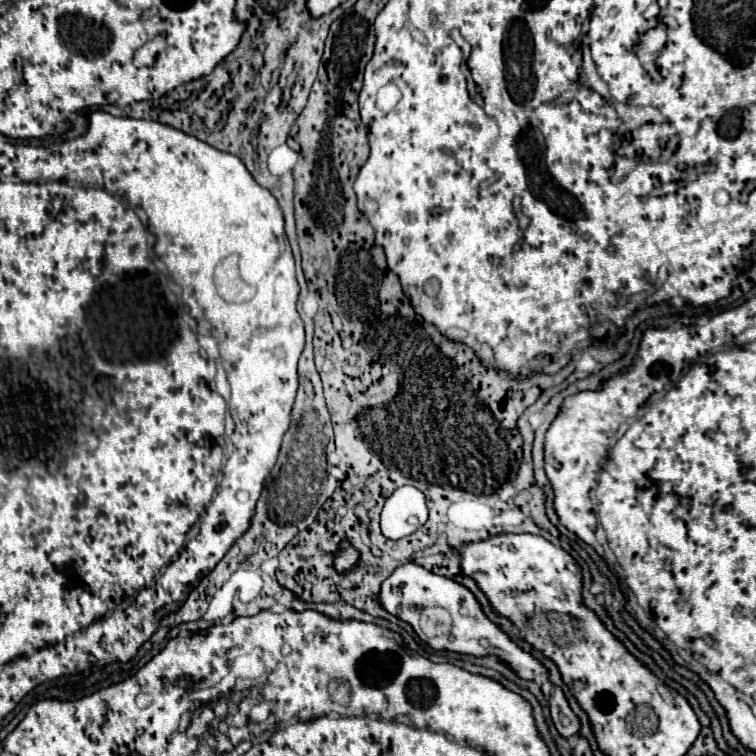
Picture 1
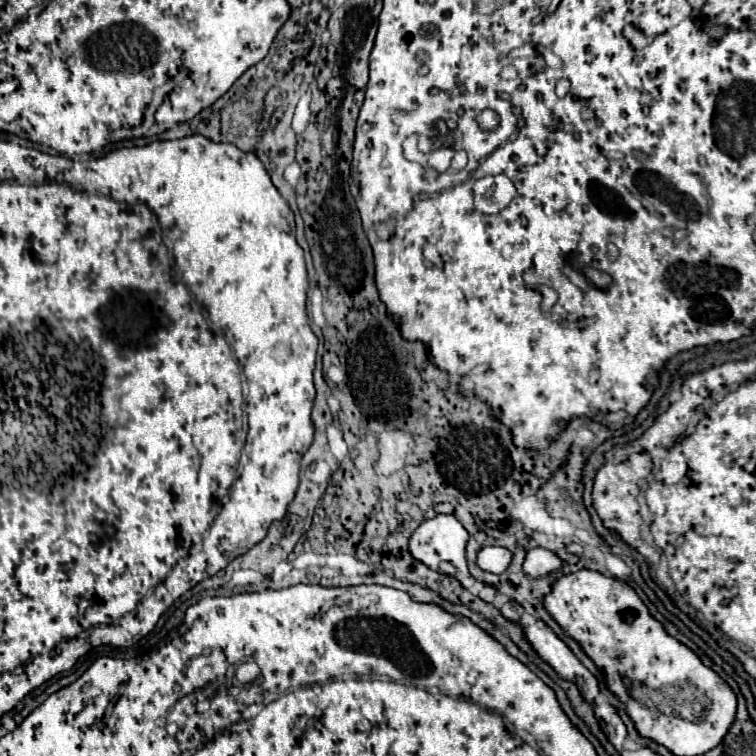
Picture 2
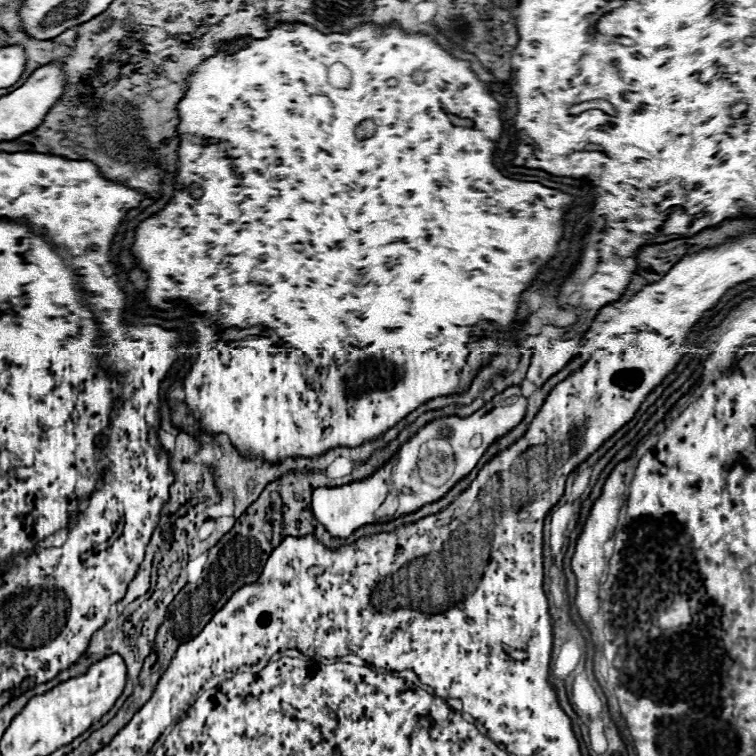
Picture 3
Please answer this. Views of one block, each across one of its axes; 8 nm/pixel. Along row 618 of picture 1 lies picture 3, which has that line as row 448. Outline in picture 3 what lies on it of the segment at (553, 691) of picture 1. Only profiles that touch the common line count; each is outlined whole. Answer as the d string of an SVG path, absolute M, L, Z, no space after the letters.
M512 386L498 394L490 404L466 418L448 416L432 420L368 480L338 488L316 488L312 494L312 512L316 520L332 538L342 540L354 534L360 526L374 522L374 512L384 504L390 490L396 490L396 496L402 504L402 514L418 512L422 506L444 498L448 490L452 490L464 476L470 474L470 470L474 470L478 460L498 438L506 436L516 424L520 424L528 408L528 396L522 394L522 386Z

